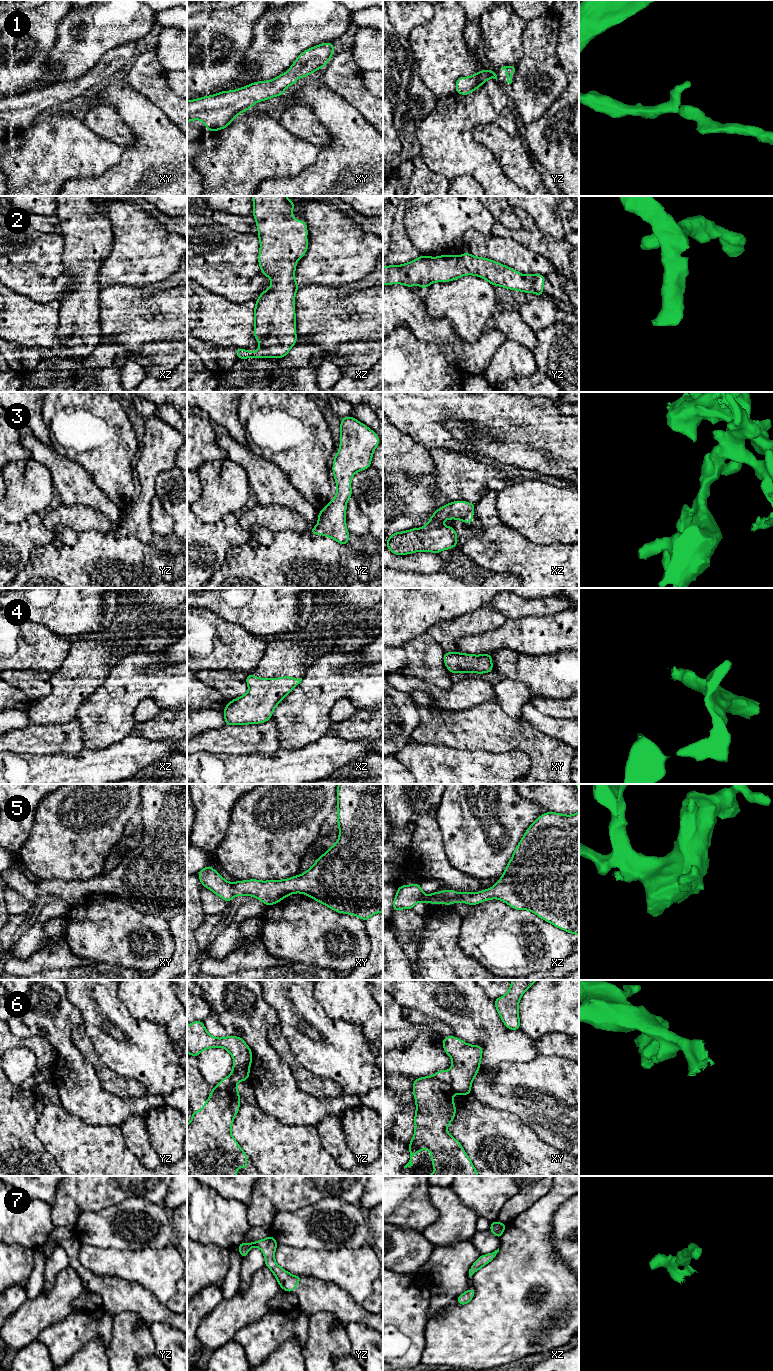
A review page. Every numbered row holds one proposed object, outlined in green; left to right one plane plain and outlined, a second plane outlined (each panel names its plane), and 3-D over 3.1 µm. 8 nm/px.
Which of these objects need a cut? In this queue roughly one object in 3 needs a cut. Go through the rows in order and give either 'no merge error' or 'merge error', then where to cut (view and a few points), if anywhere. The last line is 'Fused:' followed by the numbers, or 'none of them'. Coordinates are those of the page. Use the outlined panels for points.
1: no merge error; no cut
2: no merge error; no cut
3: no merge error; no cut
4: no merge error; no cut
5: no merge error; no cut
6: merge error; cut in yz along (249, 1064), (230, 1074)
7: no merge error; no cut
Fused: 6

